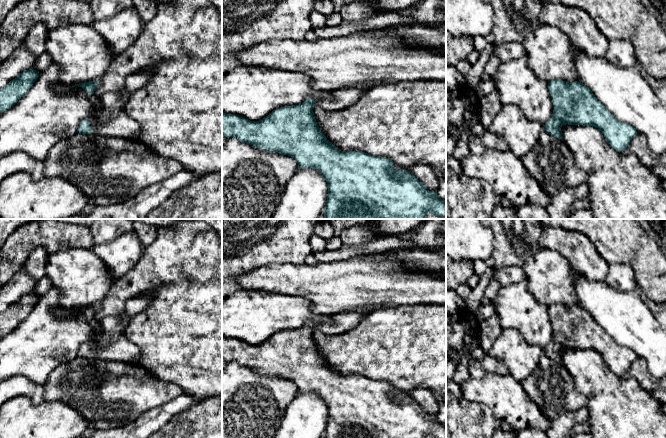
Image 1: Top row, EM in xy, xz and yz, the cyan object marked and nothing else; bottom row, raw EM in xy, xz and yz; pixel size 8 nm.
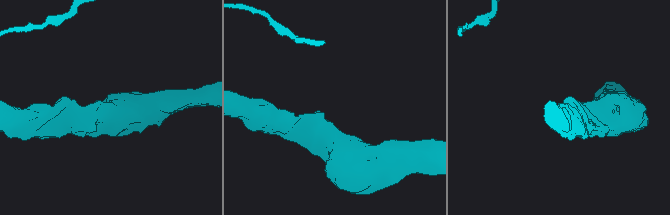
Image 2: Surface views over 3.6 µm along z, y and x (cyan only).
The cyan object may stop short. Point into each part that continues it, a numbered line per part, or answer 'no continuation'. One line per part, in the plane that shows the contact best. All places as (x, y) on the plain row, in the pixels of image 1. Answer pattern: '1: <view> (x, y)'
1: xy (121, 349)

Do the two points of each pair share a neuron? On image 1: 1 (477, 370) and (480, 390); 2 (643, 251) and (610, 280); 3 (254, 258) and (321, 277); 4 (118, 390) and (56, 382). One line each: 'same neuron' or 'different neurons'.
1: different neurons
2: different neurons
3: different neurons
4: same neuron

